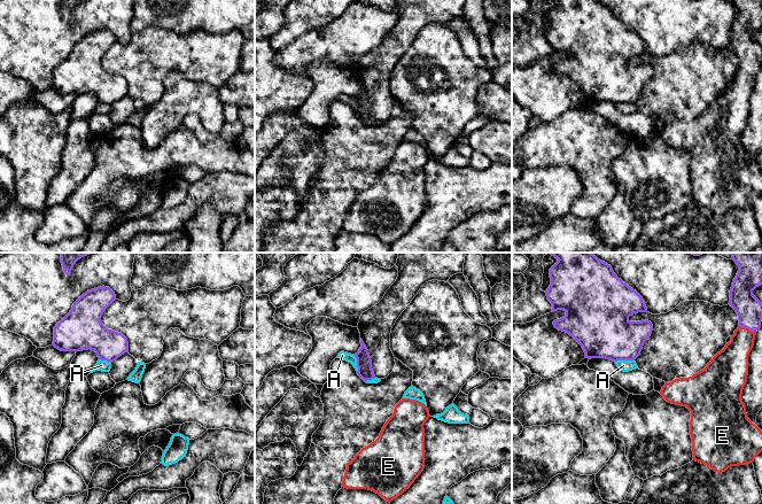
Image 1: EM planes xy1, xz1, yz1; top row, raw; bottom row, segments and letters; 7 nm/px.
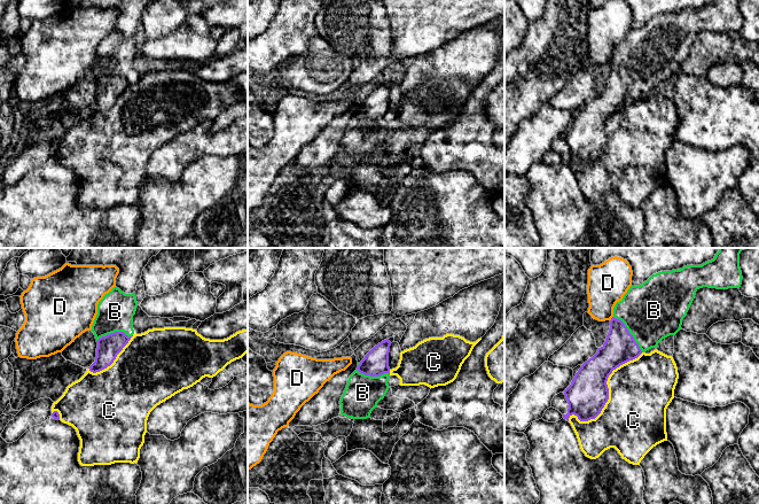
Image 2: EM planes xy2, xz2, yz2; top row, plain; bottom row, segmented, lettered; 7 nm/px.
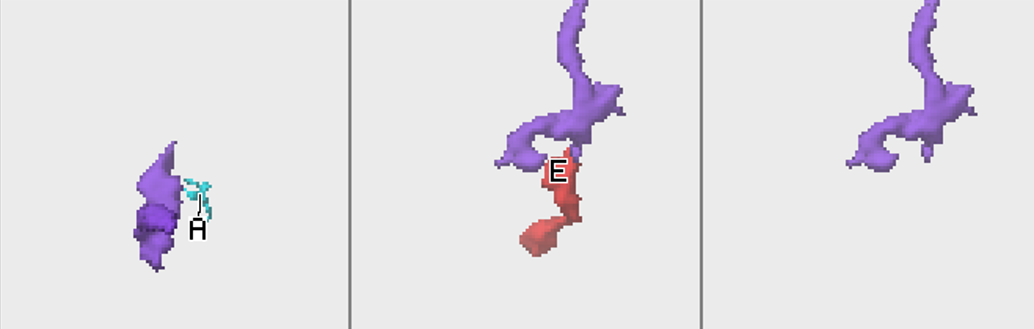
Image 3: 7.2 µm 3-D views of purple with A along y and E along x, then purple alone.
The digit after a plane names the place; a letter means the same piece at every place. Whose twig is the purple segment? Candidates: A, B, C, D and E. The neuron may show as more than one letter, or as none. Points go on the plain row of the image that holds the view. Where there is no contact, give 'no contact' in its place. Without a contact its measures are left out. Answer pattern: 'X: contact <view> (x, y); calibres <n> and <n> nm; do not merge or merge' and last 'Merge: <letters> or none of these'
A: contact yz1 (624, 102); calibres 380 and 80 nm; do not merge
B: contact yz2 (630, 76); calibres 220 and 400 nm; merge
C: contact yz2 (608, 137); calibres 280 and 440 nm; do not merge
D: contact yz2 (611, 61); calibres 220 and 280 nm; do not merge
E: contact yz1 (747, 70); calibres 180 and 200 nm; merge
Merge: B, E

